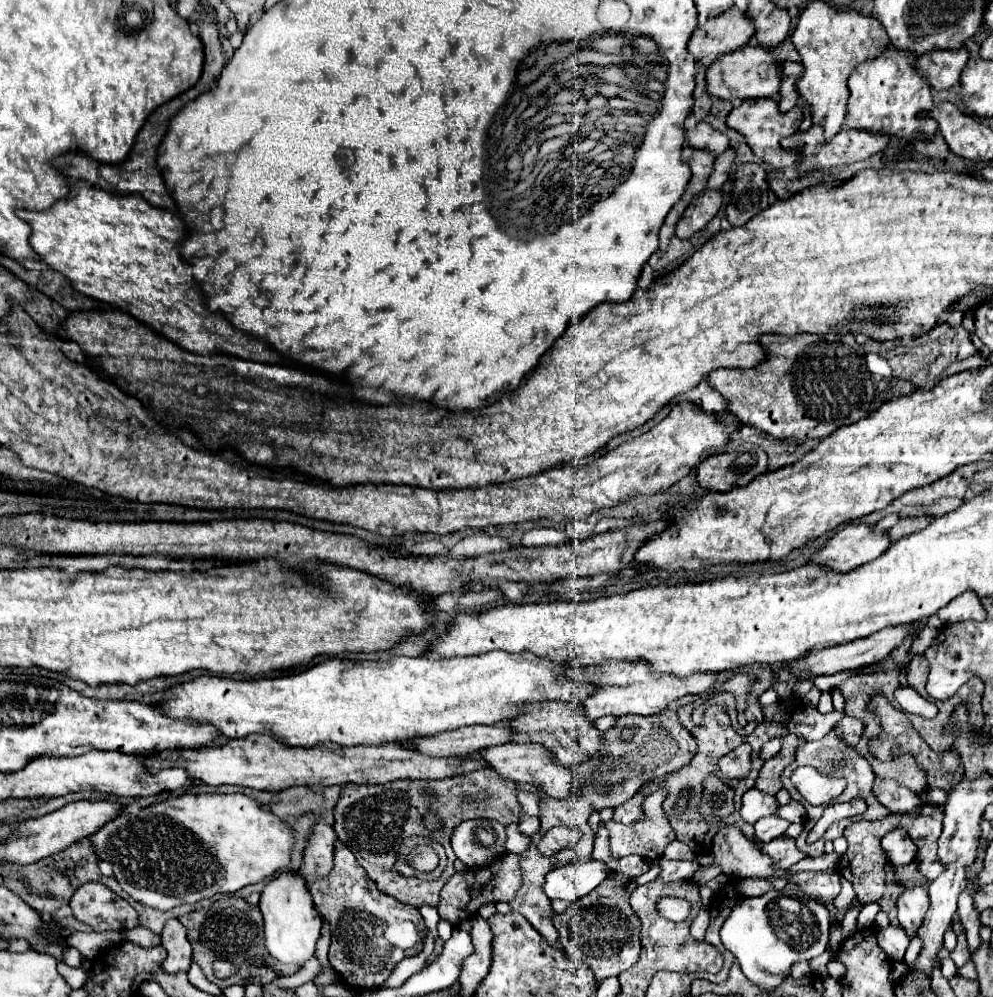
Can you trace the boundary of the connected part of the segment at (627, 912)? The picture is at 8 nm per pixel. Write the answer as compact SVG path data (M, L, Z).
M612 871L596 891L574 901L562 915L554 913L552 923L558 929L558 941L570 959L580 959L596 973L596 981L610 975L620 975L630 969L640 955L640 921L634 915L628 899L634 891L636 881L626 875Z

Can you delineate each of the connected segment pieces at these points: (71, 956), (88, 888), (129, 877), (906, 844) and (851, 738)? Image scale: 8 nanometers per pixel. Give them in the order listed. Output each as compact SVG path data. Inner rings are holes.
M68 947L63 953L62 962L70 967L77 968L82 963L82 955L74 947Z
M96 881L80 885L70 899L70 907L74 917L90 925L92 931L124 931L140 925L136 909Z
M198 793L168 797L162 803L144 807L138 815L118 815L90 837L100 861L112 865L112 875L120 887L136 901L160 911L176 905L198 903L214 895L228 895L246 885L264 881L290 865L294 835L282 819L262 811L256 801L242 793Z
M896 827L896 829L892 829L890 833L884 835L882 849L886 851L886 855L888 855L888 859L894 867L912 863L914 857L916 857L916 851L918 851L916 845L912 843L912 839L908 837L908 833L902 827Z
M842 719L840 721L840 729L842 729L842 737L848 745L856 745L860 741L860 735L864 733L864 721L860 719Z

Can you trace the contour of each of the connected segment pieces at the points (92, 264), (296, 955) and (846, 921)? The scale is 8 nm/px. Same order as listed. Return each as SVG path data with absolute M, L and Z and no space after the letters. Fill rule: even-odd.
M74 181L68 187L68 195L50 209L16 209L16 215L32 227L28 241L38 259L60 271L78 293L126 309L134 319L184 351L284 363L262 341L234 329L222 313L208 311L204 293L192 277L192 267L178 255L178 245L186 233L174 213L144 203L140 195L112 195L88 181Z
M286 871L274 877L260 893L258 907L264 915L266 947L270 955L278 961L296 961L298 965L304 965L316 951L316 941L320 937L322 927L322 917L314 907L312 895L304 879L300 879L300 875L294 871Z
M856 901L856 903L844 913L844 917L842 917L842 921L840 921L840 929L842 929L842 935L844 935L844 937L850 937L850 935L856 931L856 921L858 921L860 909L862 909L862 905Z

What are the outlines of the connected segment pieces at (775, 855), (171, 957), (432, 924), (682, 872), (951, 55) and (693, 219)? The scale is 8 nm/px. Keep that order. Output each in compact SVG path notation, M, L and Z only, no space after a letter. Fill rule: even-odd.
M776 837L772 839L770 843L762 845L762 851L766 851L766 855L772 857L774 865L776 867L782 867L782 869L788 869L792 867L794 863L798 863L800 859L804 859L804 853L800 853L794 845L794 839L792 837Z
M170 919L162 931L162 947L168 951L164 969L168 973L188 971L192 963L192 947L188 943L184 925L178 919Z
M420 907L420 913L422 913L422 917L424 917L424 923L426 923L426 927L432 931L432 935L436 937L436 923L438 923L438 919L440 919L440 915L436 915L436 909L434 907Z
M658 859L662 873L660 877L664 881L678 881L678 879L692 879L692 875L702 867L696 859L694 861L670 861L670 859Z
M964 47L960 49L946 49L946 51L930 51L916 59L914 67L924 79L928 79L928 85L936 91L956 87L960 81L960 73L966 67L970 55Z
M702 191L692 203L686 207L684 215L676 223L676 237L690 239L696 231L704 229L722 205L722 191Z

